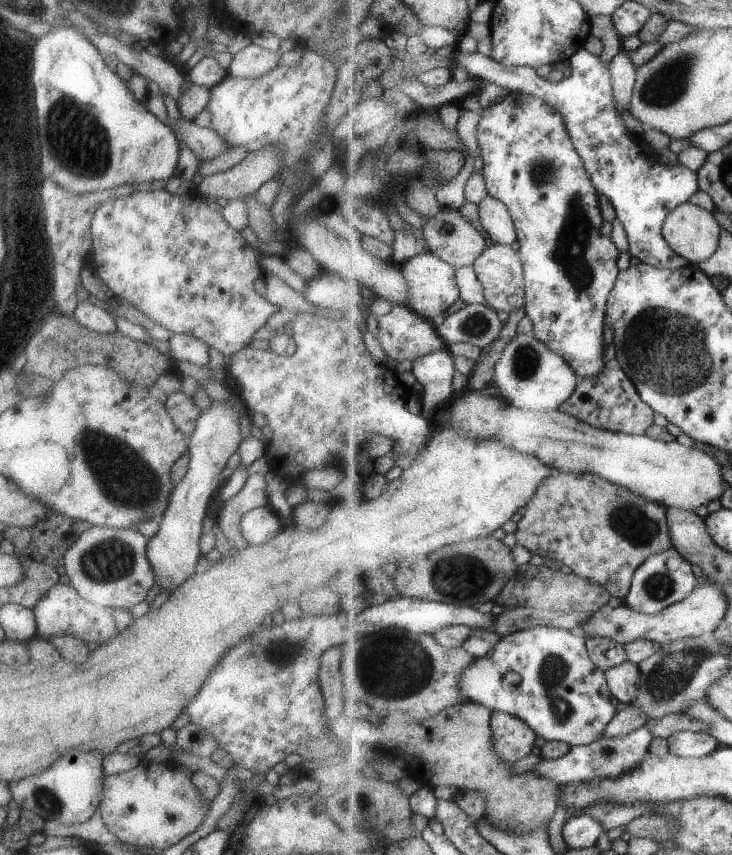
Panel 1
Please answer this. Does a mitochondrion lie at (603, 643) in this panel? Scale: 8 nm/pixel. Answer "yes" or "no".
no

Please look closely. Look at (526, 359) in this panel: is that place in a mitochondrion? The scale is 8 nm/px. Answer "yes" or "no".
yes

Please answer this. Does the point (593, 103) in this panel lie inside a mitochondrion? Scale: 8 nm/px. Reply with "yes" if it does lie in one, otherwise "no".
no

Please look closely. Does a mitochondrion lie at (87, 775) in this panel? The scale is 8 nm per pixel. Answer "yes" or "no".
no

